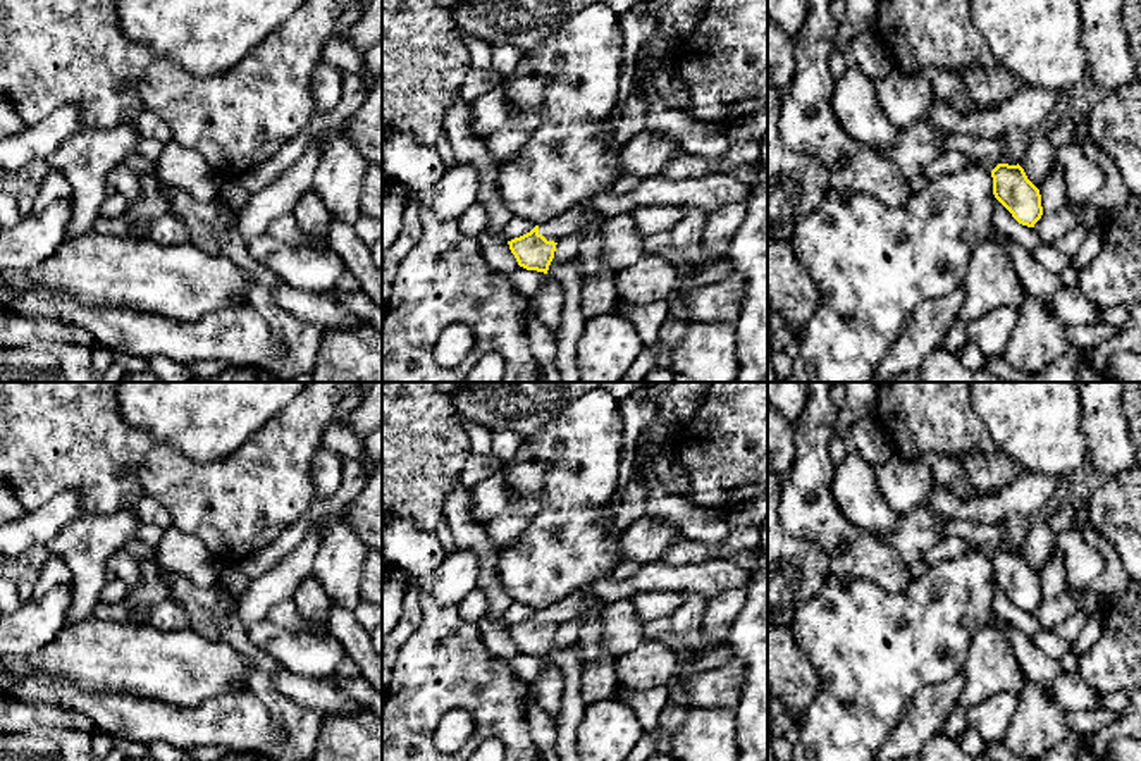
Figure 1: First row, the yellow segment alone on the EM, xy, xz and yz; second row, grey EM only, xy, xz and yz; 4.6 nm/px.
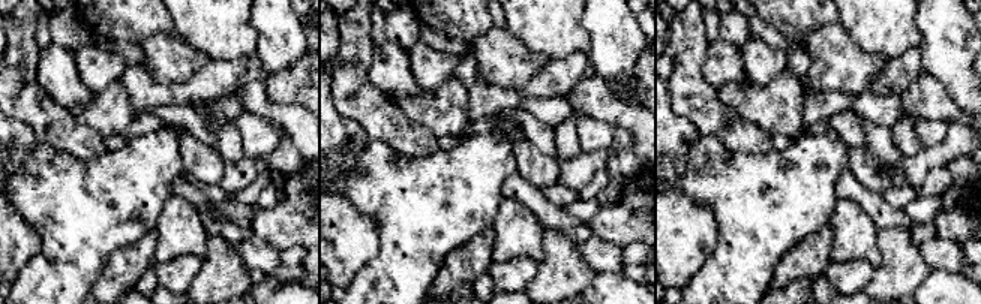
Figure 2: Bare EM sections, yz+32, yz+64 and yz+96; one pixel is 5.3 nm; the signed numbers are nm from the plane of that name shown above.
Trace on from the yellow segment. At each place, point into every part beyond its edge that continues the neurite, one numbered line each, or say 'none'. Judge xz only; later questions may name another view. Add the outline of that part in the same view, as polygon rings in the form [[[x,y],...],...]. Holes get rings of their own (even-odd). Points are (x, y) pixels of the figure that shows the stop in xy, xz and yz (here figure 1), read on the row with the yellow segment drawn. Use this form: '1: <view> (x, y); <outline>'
1: xz (570, 222); [[[575,207],[558,215],[551,222],[539,226],[539,234],[547,241],[558,243],[559,239],[582,232],[585,229],[585,208]]]

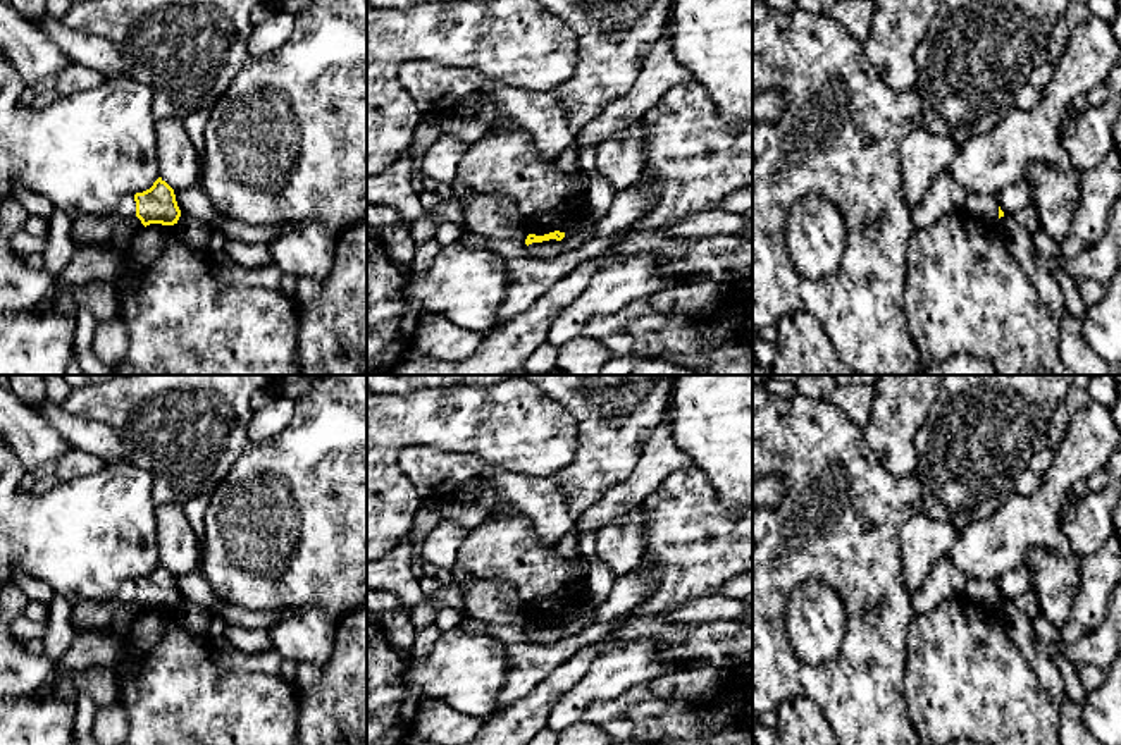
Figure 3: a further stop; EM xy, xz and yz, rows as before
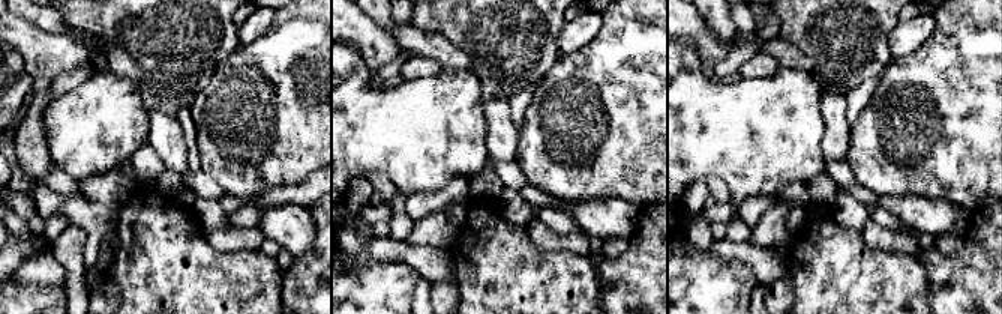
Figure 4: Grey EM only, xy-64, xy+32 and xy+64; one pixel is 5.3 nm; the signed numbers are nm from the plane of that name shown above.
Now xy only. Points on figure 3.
none

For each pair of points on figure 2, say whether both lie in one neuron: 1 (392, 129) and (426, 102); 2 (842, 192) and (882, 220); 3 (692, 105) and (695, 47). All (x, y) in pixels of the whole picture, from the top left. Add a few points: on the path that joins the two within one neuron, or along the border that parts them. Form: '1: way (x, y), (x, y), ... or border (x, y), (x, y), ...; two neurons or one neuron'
1: border (386, 95), (414, 123), (423, 125), (437, 138); two neurons
2: way (852, 192), (857, 192), (875, 210); one neuron
3: way (692, 90), (692, 62); one neuron

